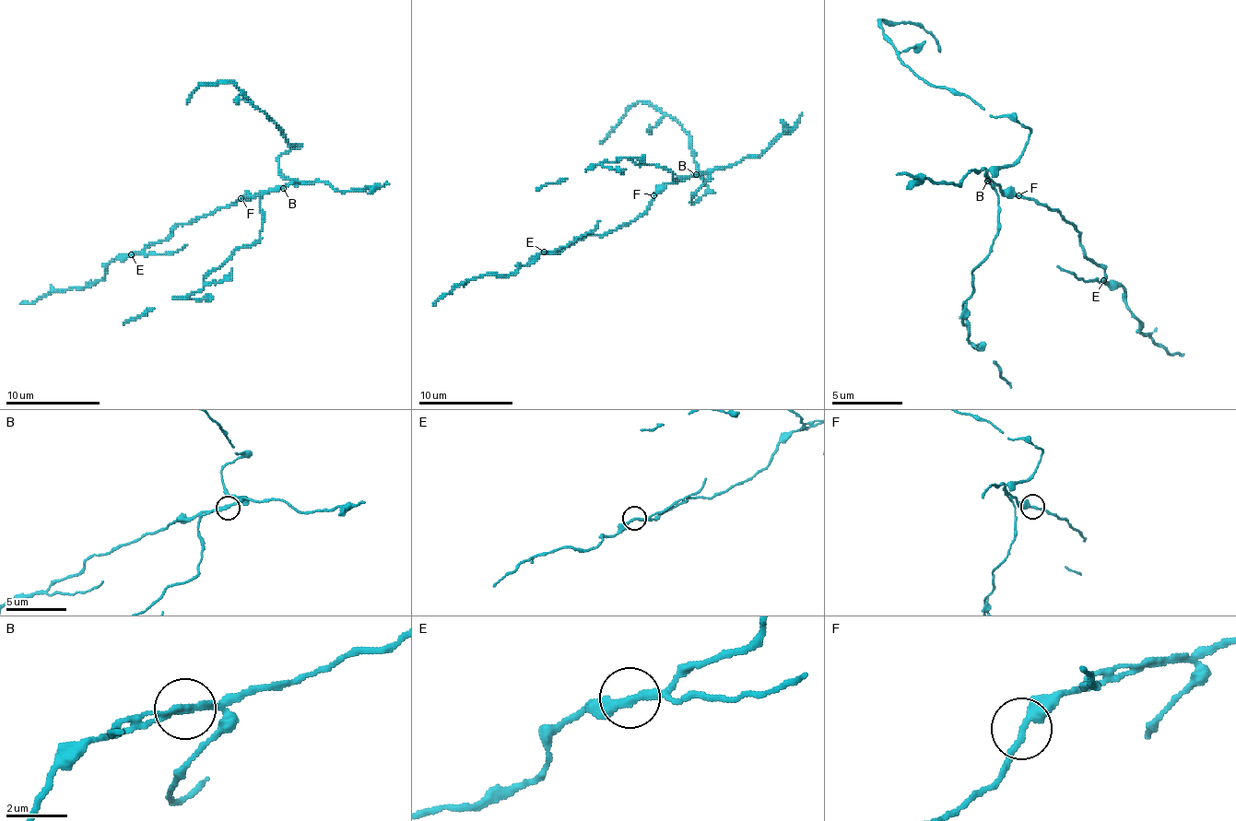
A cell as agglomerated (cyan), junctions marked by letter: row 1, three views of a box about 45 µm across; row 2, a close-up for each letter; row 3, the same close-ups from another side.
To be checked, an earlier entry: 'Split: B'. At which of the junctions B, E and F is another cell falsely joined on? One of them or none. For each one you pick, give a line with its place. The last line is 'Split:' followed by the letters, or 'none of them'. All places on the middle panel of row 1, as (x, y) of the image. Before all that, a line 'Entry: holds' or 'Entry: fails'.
Entry: holds
B: at (696, 174)
Split: B

